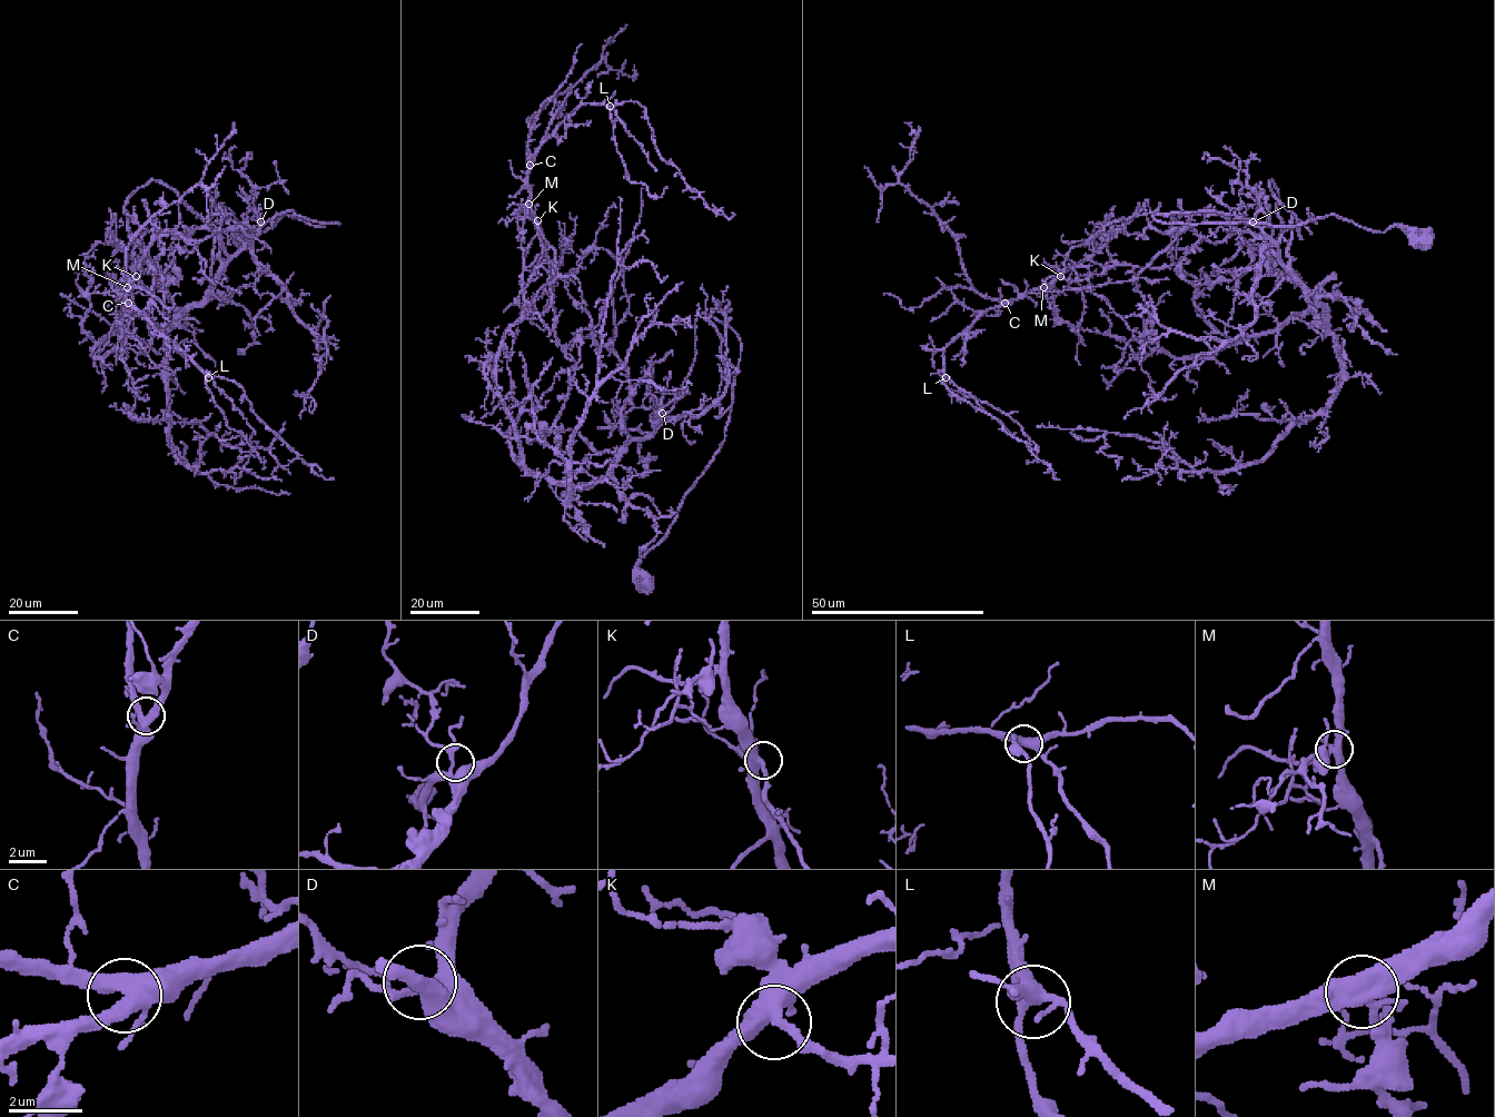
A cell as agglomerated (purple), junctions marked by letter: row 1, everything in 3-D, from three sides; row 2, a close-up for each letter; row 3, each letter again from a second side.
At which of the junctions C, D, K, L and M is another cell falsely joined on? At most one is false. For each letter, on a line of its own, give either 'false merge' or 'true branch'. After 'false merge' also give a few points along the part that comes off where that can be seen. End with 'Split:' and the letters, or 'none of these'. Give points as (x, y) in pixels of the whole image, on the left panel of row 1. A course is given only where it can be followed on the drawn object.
C: true branch
D: true branch
K: true branch
L: true branch
M: false merge; foreign part runs (128, 287), (127, 299), (165, 338), (207, 375), (236, 383), (260, 418), (318, 475), (330, 477)
Split: M

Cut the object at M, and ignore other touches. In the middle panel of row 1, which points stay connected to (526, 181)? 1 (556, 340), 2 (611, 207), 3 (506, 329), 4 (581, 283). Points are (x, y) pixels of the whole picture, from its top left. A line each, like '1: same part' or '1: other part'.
1: same part
2: same part
3: other part
4: other part

